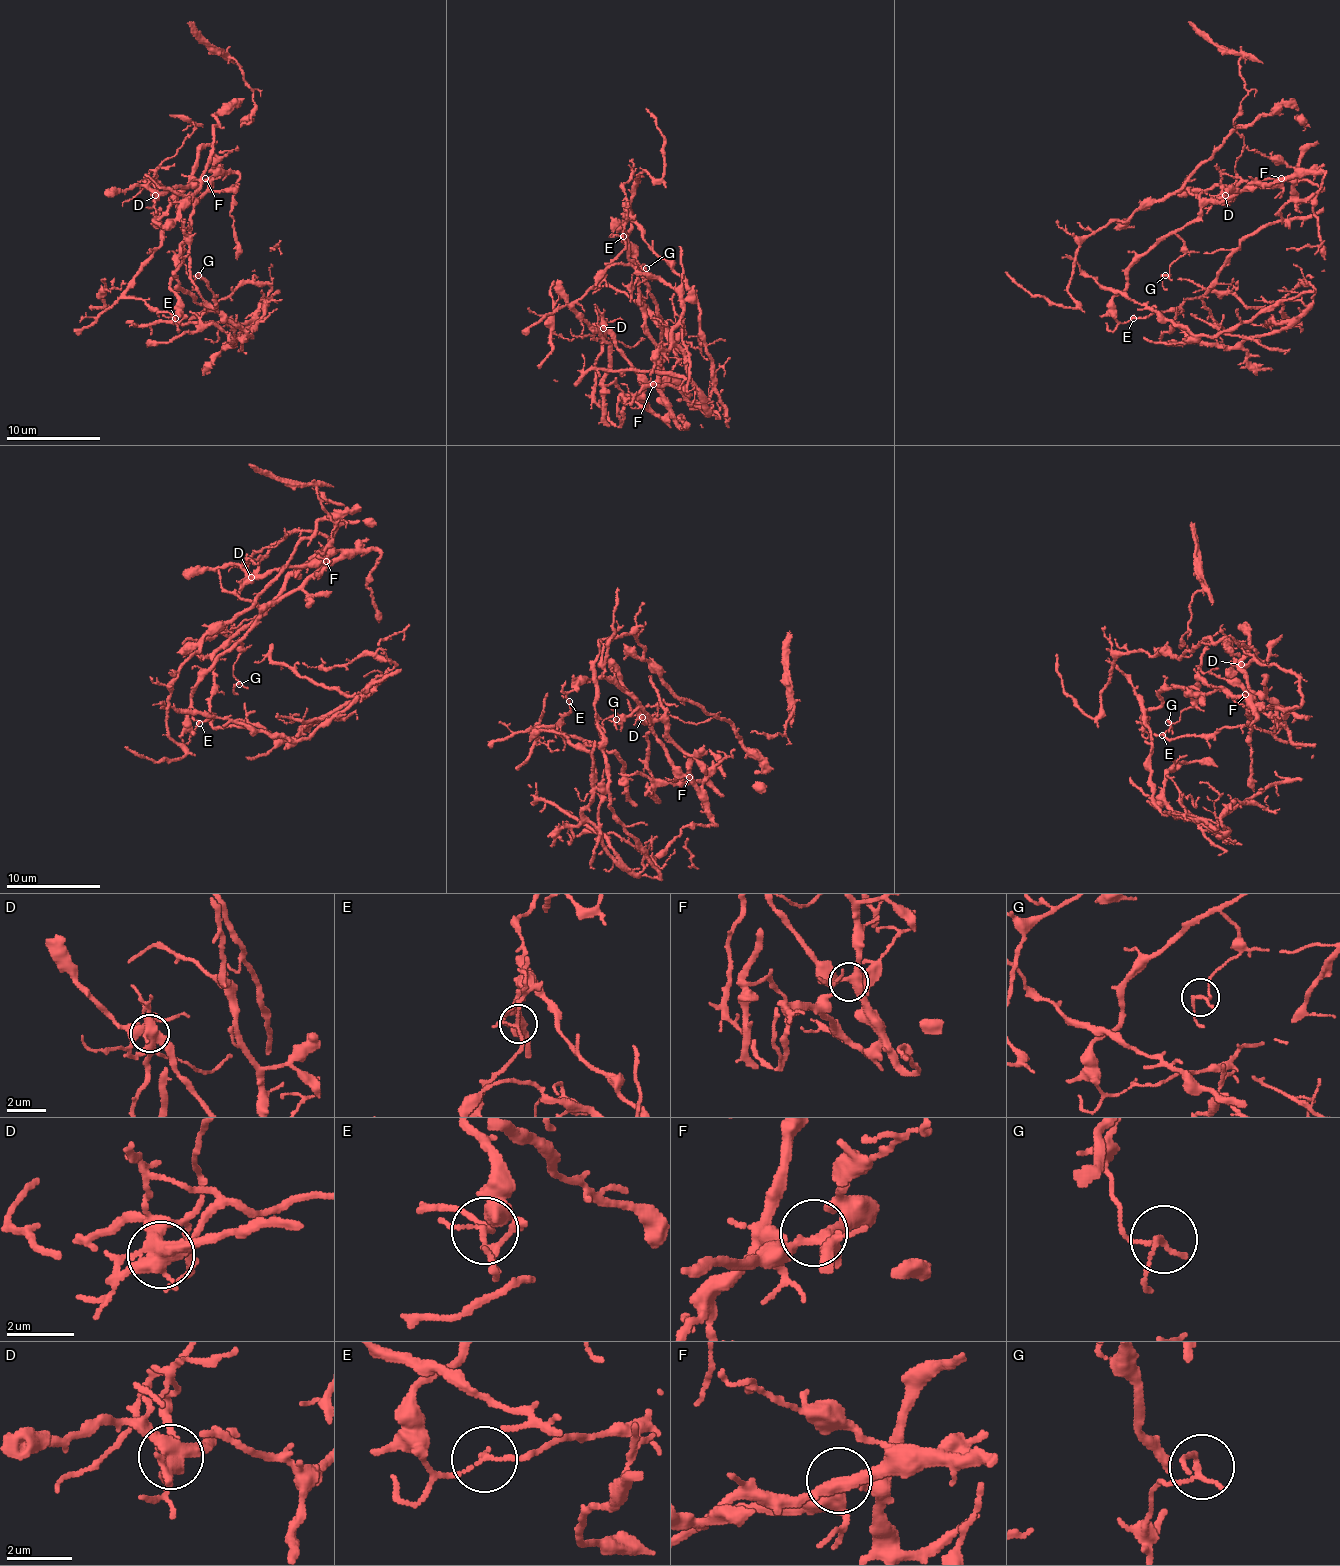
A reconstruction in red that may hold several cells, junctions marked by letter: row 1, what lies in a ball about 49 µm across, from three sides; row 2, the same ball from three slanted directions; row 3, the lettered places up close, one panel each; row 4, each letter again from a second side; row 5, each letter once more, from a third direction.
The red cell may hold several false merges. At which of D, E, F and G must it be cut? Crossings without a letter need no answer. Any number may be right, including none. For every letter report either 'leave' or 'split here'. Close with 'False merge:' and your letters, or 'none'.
D: split here
E: split here
F: leave
G: leave
False merge: D, E

